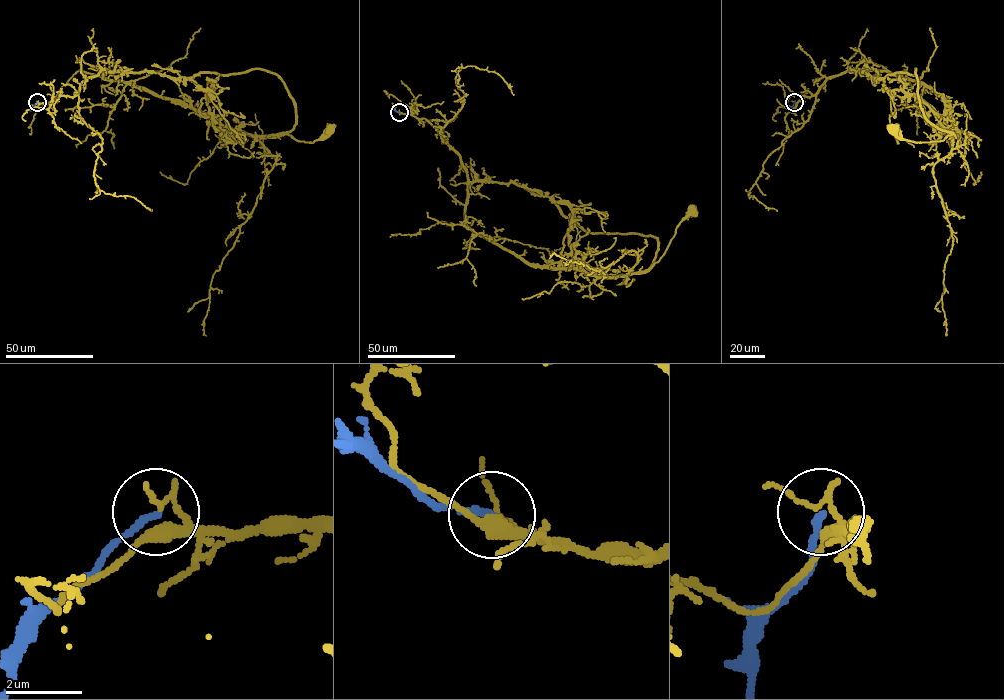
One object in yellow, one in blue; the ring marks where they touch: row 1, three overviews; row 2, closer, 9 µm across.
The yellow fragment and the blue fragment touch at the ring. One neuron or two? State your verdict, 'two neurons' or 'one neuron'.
two neurons

